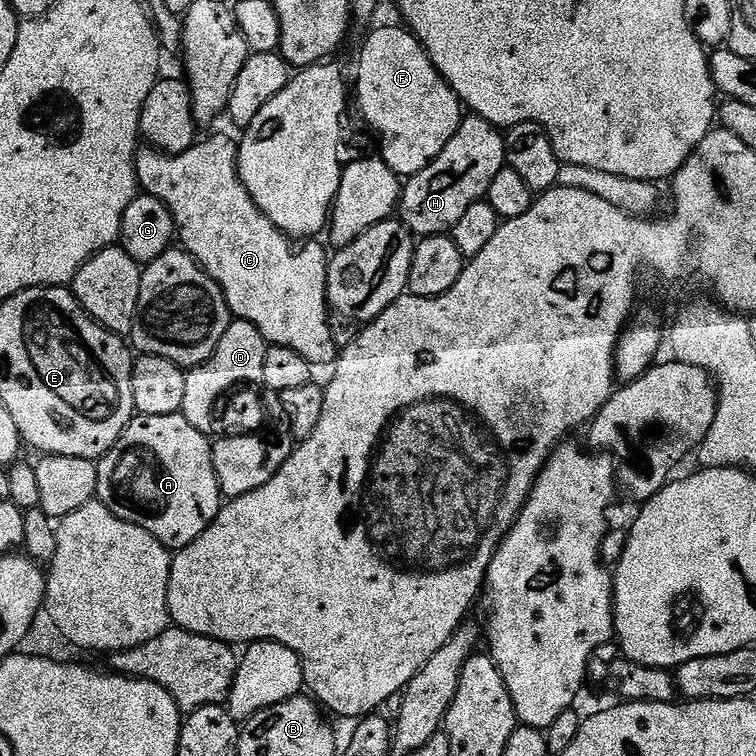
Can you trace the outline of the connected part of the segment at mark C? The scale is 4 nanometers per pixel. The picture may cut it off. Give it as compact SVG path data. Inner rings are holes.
M212 136L209 140L201 139L193 144L190 150L186 150L177 156L170 156L167 152L157 152L151 146L144 146L136 153L136 182L137 185L147 195L158 198L158 202L162 202L170 210L170 214L176 223L176 236L182 245L183 251L187 252L201 268L204 269L206 275L213 280L215 284L222 290L224 301L228 304L228 311L237 320L245 320L254 325L262 334L262 338L267 340L269 345L277 344L278 346L286 346L290 350L298 350L298 354L302 354L302 358L306 358L309 364L319 366L319 364L331 365L338 356L338 344L336 348L336 340L332 337L332 328L328 325L328 316L330 317L330 309L328 306L328 261L329 253L324 253L324 248L320 242L293 242L283 232L277 230L274 222L270 222L270 218L266 218L266 214L262 214L262 210L258 210L258 206L254 202L254 198L250 198L250 194L246 190L246 186L240 177L240 171L236 165L236 149L238 147L235 139L231 140L228 136Z

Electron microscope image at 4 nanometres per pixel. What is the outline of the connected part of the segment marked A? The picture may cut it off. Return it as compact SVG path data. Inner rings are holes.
M183 414L174 416L135 415L118 438L118 442L105 456L101 456L98 470L96 499L134 526L142 526L162 546L179 550L190 546L214 522L222 507L218 474L214 474L213 441L198 431Z

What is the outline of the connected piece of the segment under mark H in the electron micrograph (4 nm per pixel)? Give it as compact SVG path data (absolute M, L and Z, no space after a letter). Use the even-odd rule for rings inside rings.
M468 114L461 119L458 130L446 150L418 174L407 177L400 193L398 216L413 237L442 236L451 233L470 206L481 203L490 190L498 170L506 167L505 133L480 116Z

